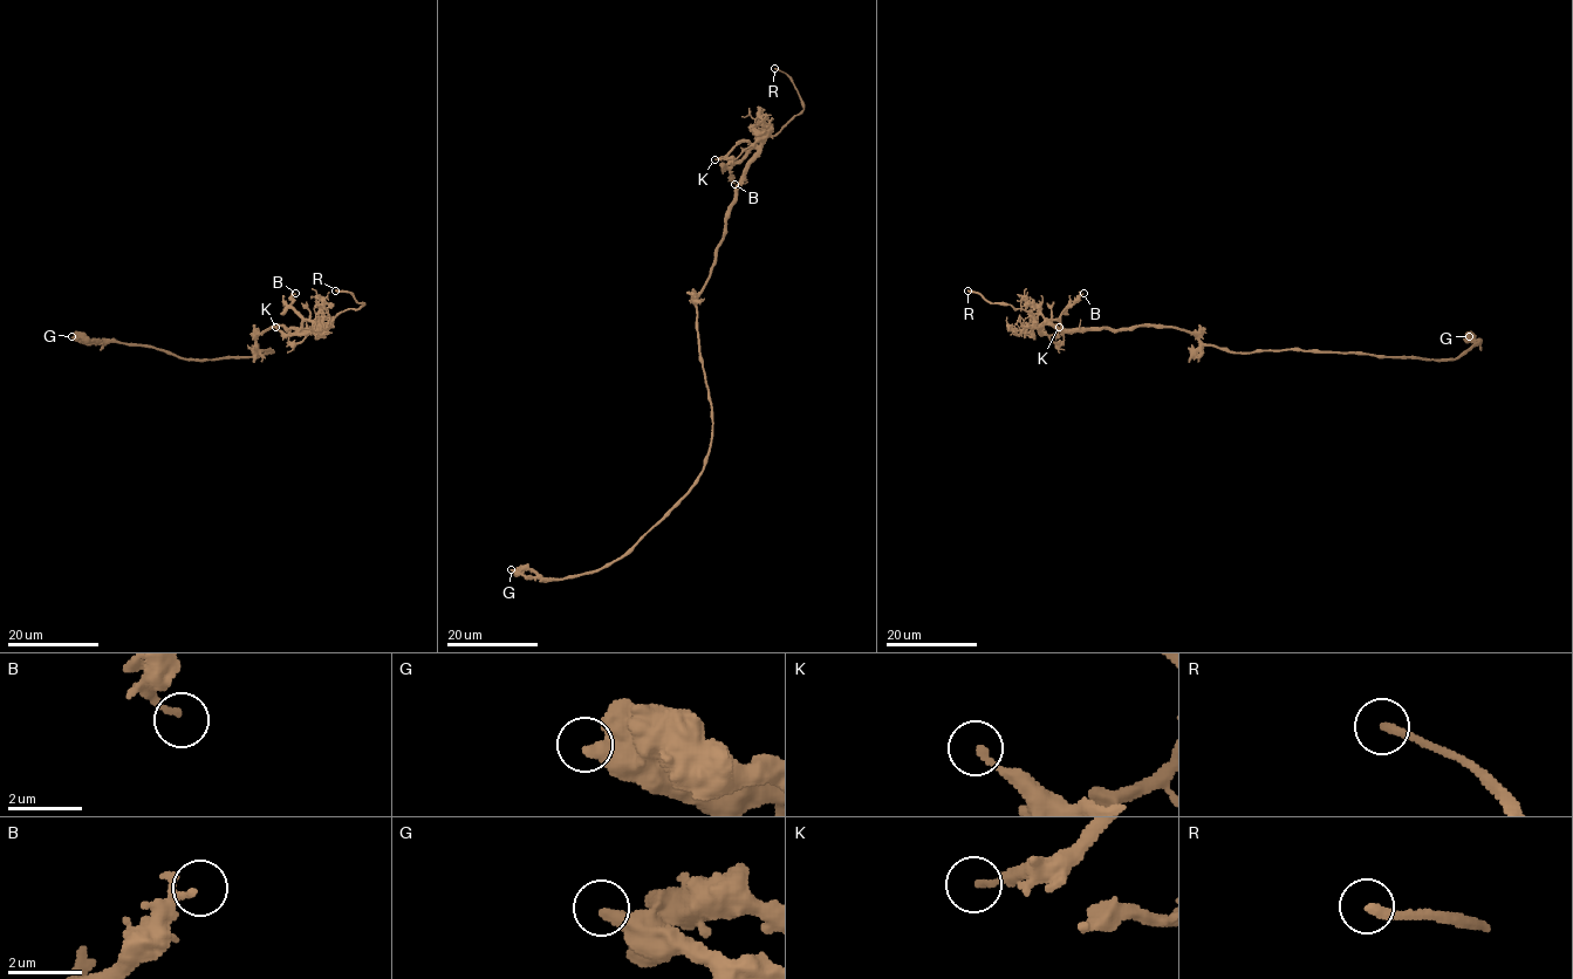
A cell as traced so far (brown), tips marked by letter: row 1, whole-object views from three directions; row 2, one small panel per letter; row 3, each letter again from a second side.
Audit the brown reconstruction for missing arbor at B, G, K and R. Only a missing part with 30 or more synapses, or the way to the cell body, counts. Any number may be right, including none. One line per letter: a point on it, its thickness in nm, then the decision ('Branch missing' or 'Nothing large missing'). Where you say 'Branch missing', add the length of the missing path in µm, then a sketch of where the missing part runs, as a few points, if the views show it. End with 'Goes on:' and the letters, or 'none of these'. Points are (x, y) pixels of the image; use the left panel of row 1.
B: Place: (295, 293). Thickness 120 nm. Nothing large missing
G: Place: (72, 336). Thickness 480 nm. Nothing large missing
K: Place: (275, 327). Thickness 160 nm. Nothing large missing
R: Place: (335, 291). Thickness 220 nm. Branch missing. Missing length about 50 µm
Goes on: R

